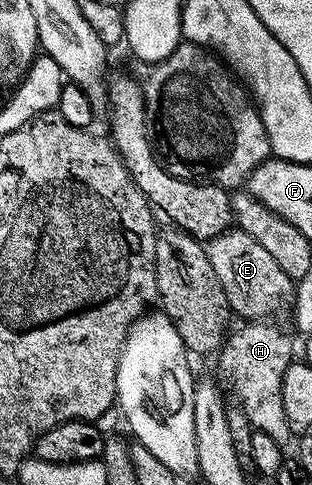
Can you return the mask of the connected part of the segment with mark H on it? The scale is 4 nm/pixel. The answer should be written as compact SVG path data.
M246 321L227 334L226 342L217 352L218 371L230 379L233 402L242 408L254 431L262 431L280 445L292 438L288 417L284 417L282 381L288 365L295 358L290 339L274 321Z

